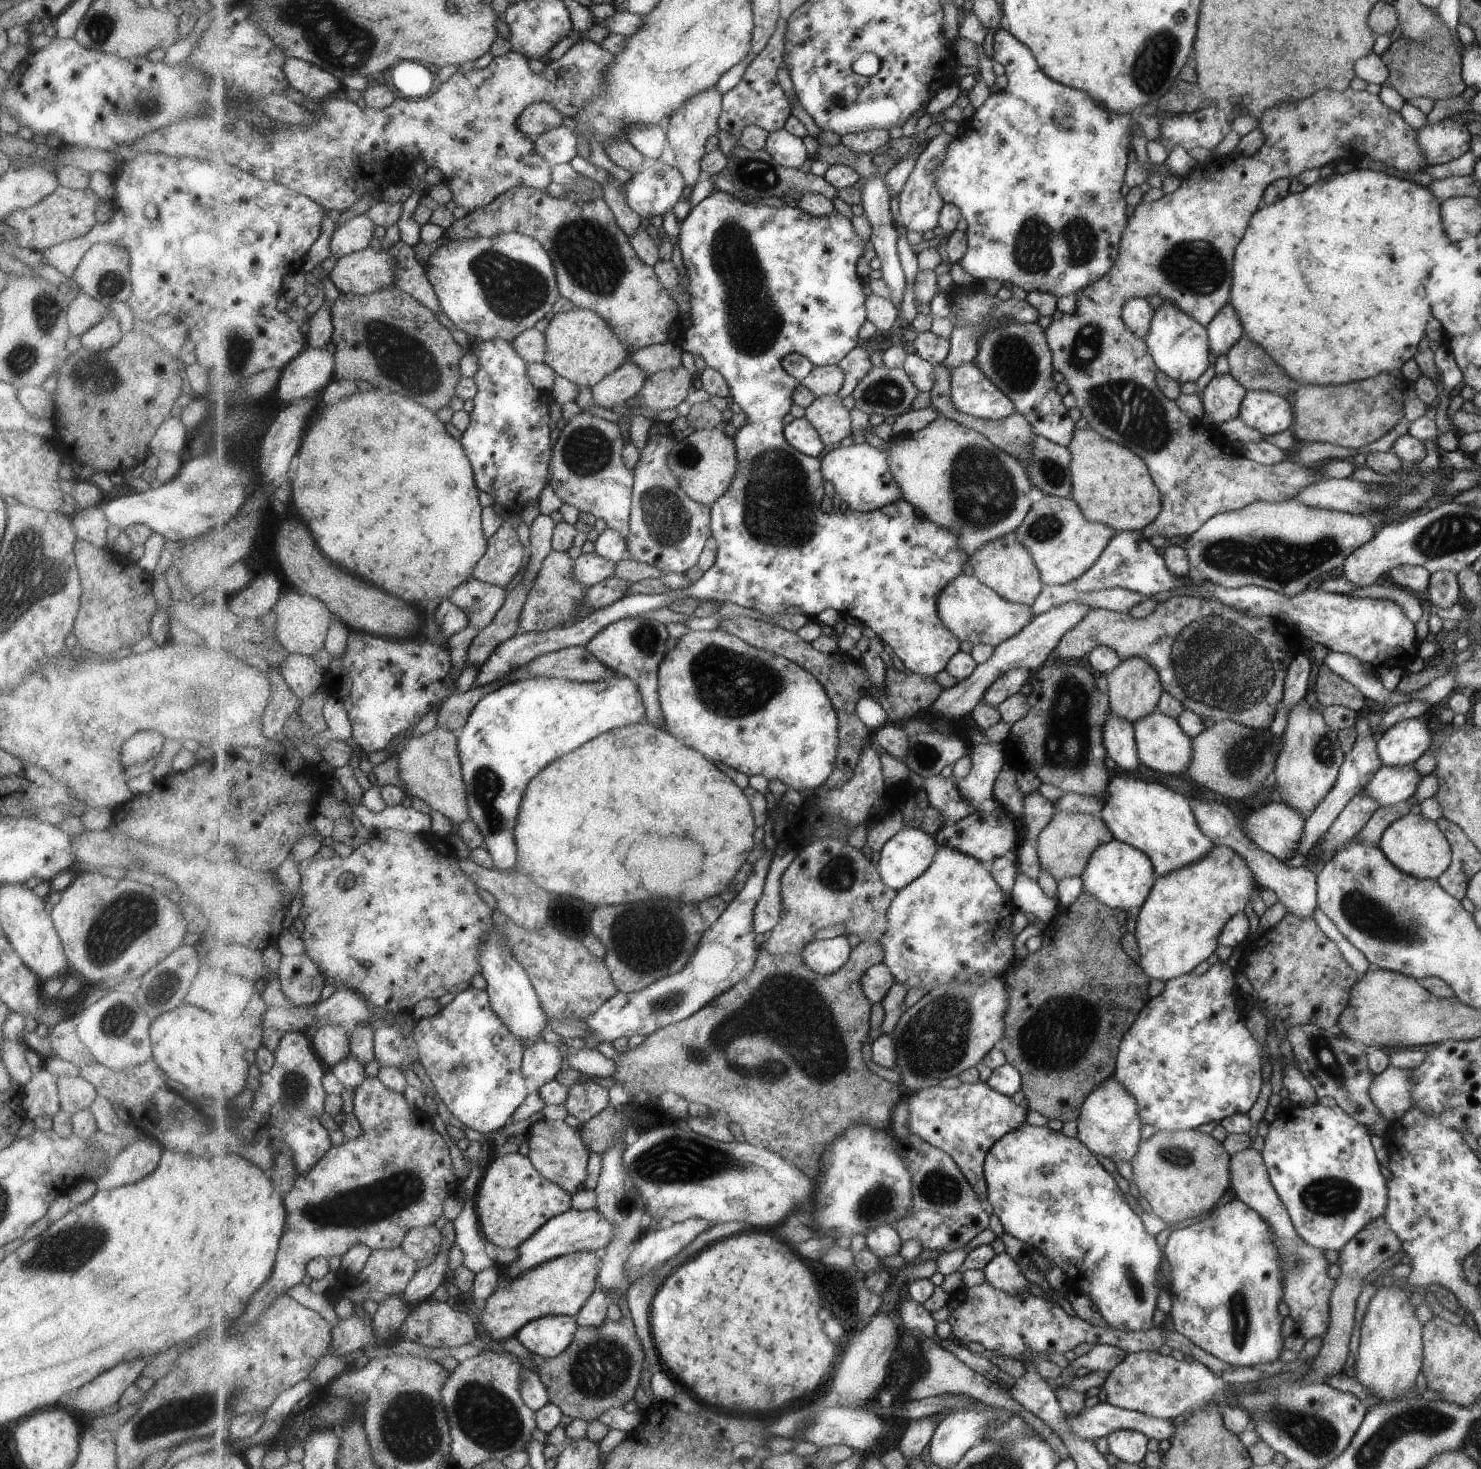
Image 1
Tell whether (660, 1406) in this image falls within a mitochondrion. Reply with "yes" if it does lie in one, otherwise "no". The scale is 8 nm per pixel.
no

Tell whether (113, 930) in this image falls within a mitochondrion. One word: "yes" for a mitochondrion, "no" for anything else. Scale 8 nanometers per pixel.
yes

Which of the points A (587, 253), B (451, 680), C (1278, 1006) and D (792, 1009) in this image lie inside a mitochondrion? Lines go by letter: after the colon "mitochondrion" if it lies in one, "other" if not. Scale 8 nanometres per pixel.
A: mitochondrion
B: other
C: other
D: mitochondrion

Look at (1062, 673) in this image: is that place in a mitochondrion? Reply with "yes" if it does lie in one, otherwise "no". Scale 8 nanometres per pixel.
yes

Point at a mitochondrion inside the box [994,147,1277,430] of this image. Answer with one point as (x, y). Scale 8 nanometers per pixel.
(1032, 249)

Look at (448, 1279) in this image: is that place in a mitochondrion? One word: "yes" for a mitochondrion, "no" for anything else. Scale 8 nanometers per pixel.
no

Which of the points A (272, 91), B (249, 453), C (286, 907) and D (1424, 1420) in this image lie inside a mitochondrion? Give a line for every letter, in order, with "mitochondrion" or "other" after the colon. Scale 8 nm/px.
A: other
B: other
C: other
D: mitochondrion

